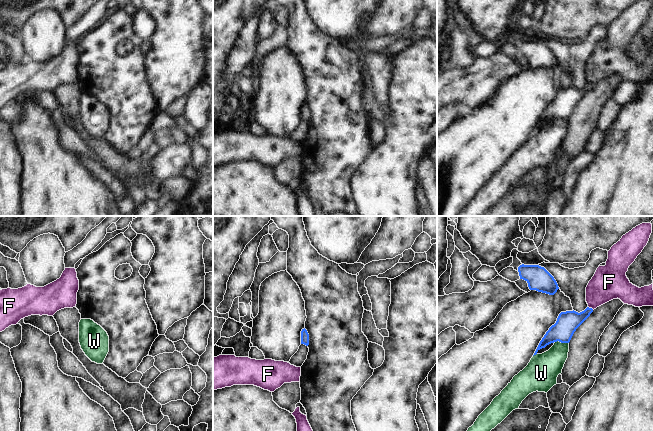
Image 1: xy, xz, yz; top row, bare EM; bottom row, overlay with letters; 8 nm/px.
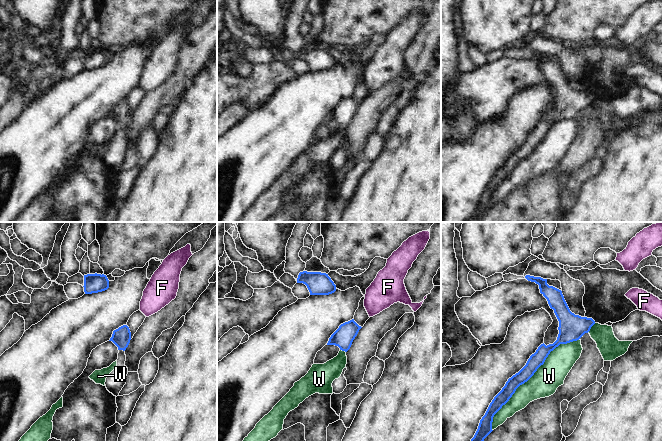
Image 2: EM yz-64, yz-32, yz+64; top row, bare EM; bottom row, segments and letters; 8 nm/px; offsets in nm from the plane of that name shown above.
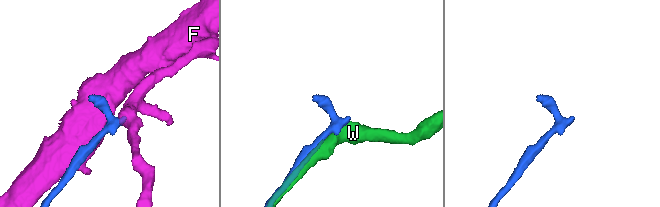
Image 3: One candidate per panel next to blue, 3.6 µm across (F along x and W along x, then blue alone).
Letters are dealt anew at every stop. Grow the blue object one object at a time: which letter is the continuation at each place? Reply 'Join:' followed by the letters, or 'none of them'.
Join: none of them

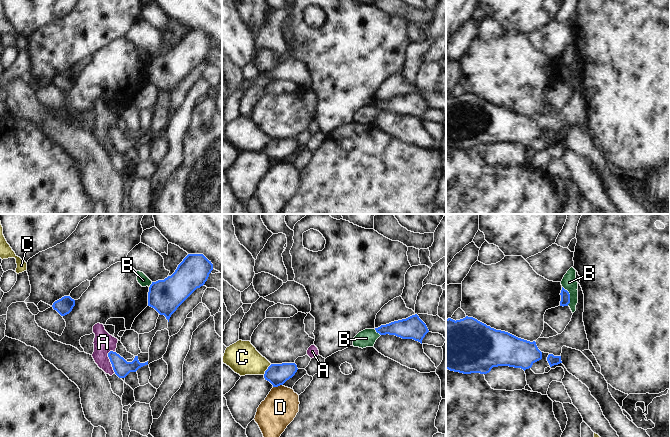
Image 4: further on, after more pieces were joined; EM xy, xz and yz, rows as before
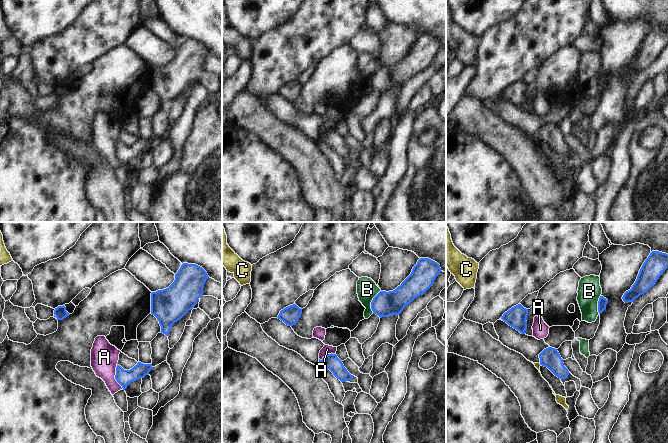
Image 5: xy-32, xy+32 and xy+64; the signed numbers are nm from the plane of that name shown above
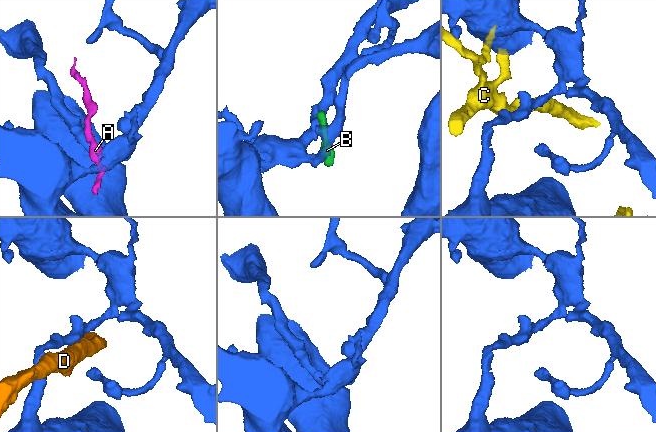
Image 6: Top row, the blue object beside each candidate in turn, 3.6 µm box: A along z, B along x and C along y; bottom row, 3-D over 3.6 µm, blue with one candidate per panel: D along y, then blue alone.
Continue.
Join: none of them

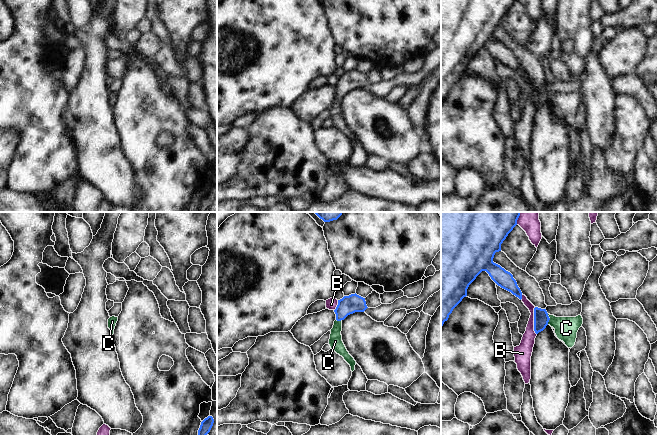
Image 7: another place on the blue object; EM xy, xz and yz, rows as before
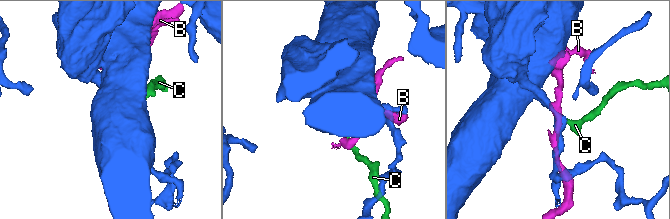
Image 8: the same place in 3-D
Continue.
Join: C

